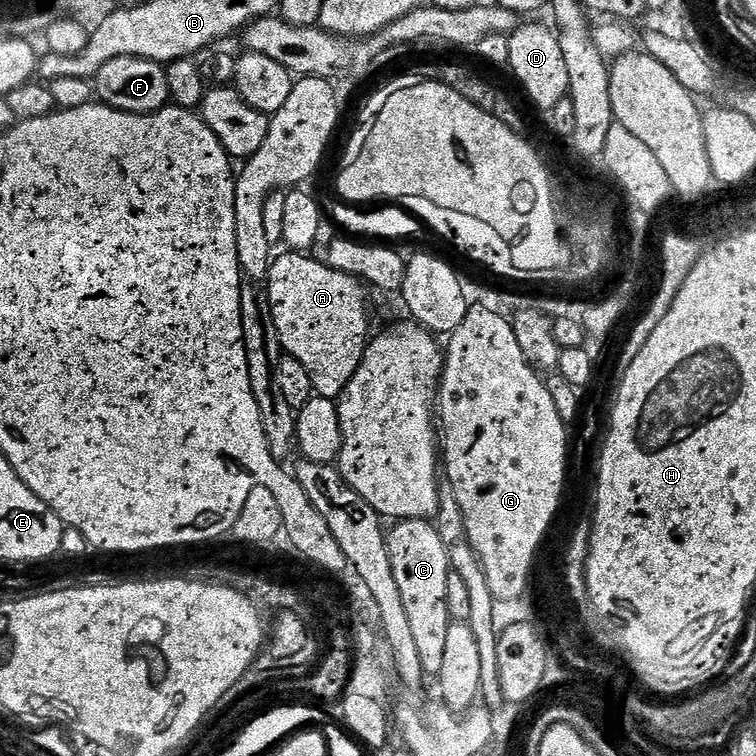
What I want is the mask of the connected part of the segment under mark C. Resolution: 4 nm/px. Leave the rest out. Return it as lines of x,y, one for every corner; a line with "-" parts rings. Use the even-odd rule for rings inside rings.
401,520
395,527
386,536
394,578
398,582
398,590
402,590
402,606
406,606
414,643
418,645
418,658
422,658
425,673
436,678
446,655
446,633
454,622
446,602
446,586
452,573
450,558
435,523

